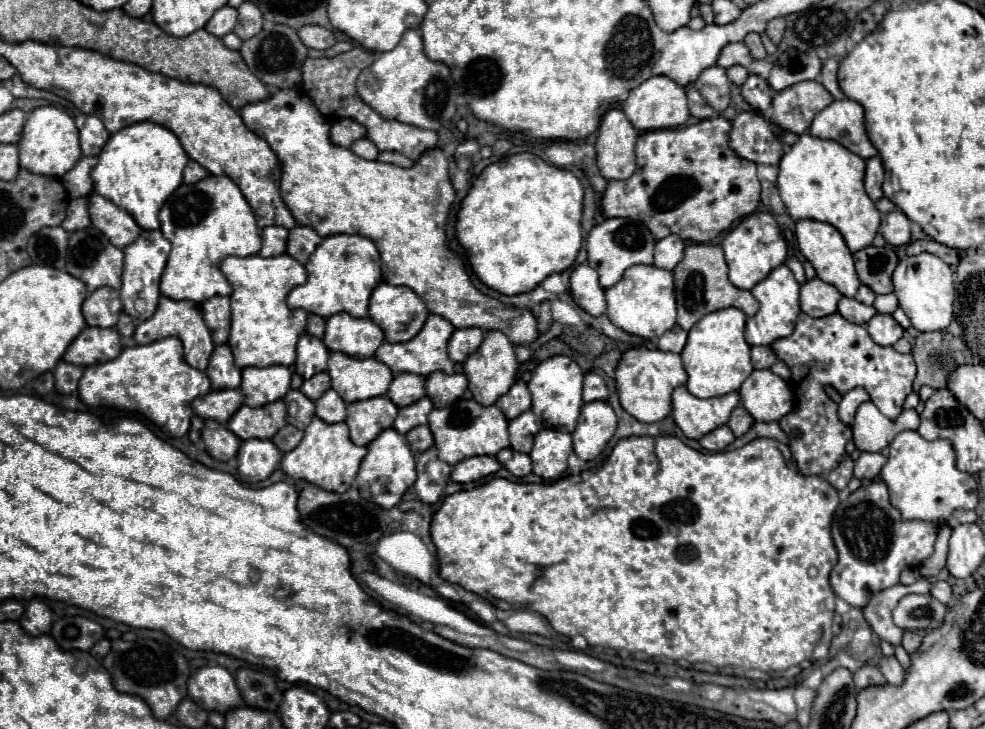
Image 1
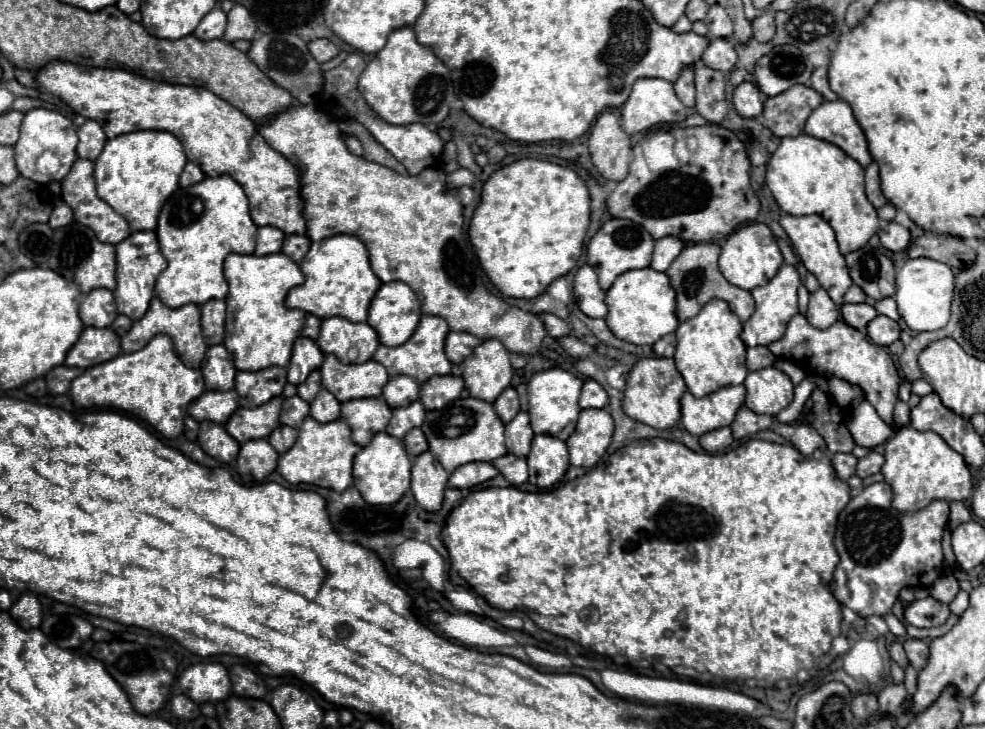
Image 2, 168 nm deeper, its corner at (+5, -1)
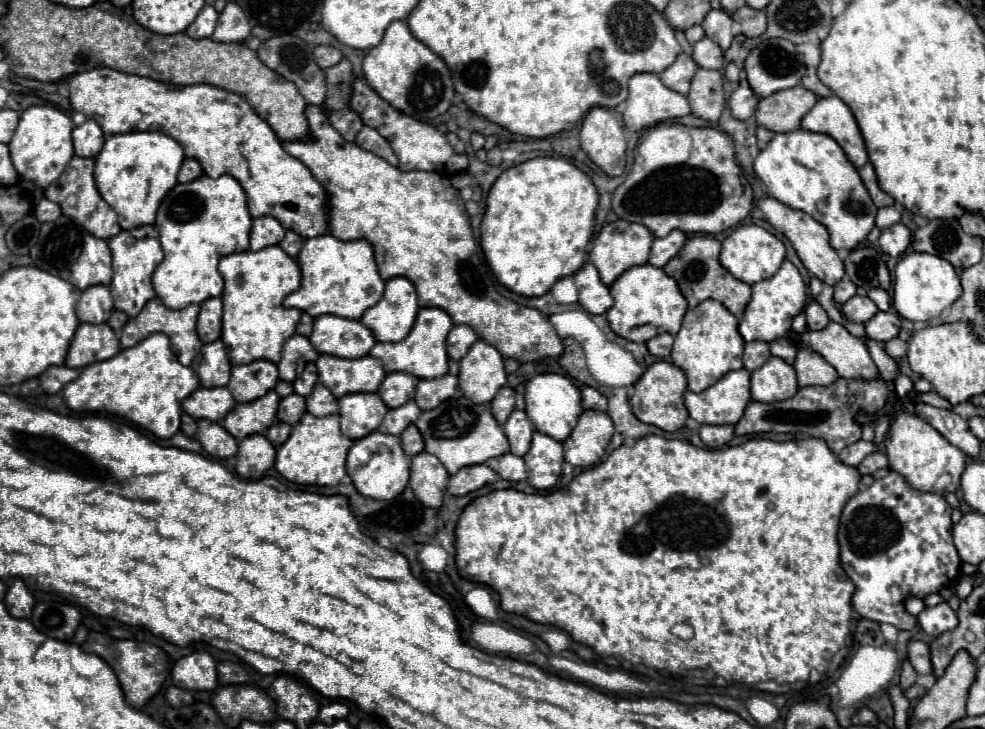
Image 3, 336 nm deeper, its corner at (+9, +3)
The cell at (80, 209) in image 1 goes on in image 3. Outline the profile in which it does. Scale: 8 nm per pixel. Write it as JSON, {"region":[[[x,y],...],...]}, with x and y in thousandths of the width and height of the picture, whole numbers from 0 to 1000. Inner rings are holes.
{"region":[[[43,270],[43,273],[39,276],[37,287],[35,287],[35,295],[39,298],[41,306],[49,306],[49,303],[57,303],[57,300],[63,295],[63,289],[61,289],[61,281],[59,281],[59,278]]]}

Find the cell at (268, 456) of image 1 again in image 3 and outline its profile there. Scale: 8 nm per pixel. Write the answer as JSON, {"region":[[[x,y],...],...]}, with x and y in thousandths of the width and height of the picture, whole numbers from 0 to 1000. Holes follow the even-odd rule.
{"region":[[[254,597],[244,605],[240,624],[240,649],[248,657],[265,657],[278,638],[280,616],[268,597]]]}

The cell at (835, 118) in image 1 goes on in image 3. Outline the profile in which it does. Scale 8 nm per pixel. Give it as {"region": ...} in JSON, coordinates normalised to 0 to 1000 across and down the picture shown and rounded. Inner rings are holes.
{"region":[[[849,130],[830,136],[830,141],[814,163],[814,177],[843,185],[857,204],[869,232],[873,232],[881,221],[871,169],[861,144]]]}

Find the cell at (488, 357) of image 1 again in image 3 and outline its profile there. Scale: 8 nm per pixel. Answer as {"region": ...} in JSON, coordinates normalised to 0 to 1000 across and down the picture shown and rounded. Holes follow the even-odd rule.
{"region":[[[485,465],[467,492],[467,534],[477,550],[497,553],[506,534],[514,528],[512,492],[506,479]]]}

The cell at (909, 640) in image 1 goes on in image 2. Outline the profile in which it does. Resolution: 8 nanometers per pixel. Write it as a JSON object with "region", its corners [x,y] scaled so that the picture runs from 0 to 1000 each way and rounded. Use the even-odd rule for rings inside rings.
{"region":[[[922,877],[920,882],[918,882],[918,890],[920,890],[920,898],[922,898],[922,904],[924,904],[924,912],[930,918],[930,920],[934,920],[938,912],[940,912],[940,907],[942,907],[942,885],[938,882],[938,879],[934,879],[934,877]]]}

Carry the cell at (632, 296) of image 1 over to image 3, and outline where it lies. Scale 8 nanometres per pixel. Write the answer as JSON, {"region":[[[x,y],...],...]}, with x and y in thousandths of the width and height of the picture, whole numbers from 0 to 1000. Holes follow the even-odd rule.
{"region":[[[656,361],[656,364],[646,364],[636,369],[619,391],[619,402],[623,407],[623,418],[617,424],[615,438],[627,462],[656,471],[658,465],[670,457],[686,460],[690,454],[696,429],[696,410],[692,407],[686,385],[678,380],[670,366]]]}

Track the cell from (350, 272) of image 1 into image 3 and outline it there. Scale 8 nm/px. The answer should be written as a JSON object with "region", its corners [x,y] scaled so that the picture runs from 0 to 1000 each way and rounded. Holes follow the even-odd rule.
{"region":[[[335,320],[309,331],[303,347],[303,364],[307,372],[305,396],[288,410],[290,421],[301,421],[317,435],[339,429],[343,435],[365,438],[368,429],[382,418],[390,402],[390,385],[384,377],[378,339],[370,328],[347,331]]]}

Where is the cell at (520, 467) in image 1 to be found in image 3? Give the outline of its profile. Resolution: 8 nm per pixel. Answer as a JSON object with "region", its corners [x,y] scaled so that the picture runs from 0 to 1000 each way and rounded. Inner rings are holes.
{"region":[[[512,621],[510,627],[504,627],[502,632],[495,632],[493,638],[497,638],[510,657],[516,660],[530,660],[534,657],[534,641],[532,641],[532,630],[520,621]]]}

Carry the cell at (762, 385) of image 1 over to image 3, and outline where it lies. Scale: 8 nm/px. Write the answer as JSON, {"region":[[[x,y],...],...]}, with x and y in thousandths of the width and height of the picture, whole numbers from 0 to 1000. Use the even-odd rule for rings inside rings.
{"region":[[[782,490],[778,501],[763,509],[761,514],[761,542],[763,550],[786,553],[806,545],[810,536],[806,503],[790,490]]]}

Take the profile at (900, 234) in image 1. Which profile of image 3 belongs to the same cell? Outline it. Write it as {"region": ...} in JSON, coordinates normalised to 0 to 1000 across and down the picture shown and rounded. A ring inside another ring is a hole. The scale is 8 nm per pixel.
{"region":[[[916,306],[899,311],[893,322],[893,342],[906,353],[914,353],[922,336],[924,336],[924,317]]]}

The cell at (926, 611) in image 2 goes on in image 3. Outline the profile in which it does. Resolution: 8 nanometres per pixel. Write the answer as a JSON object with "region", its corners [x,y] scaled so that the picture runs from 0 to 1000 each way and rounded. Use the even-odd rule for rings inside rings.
{"region":[[[960,824],[952,827],[950,833],[940,833],[930,849],[932,849],[934,860],[946,874],[950,874],[950,871],[954,871],[958,866],[964,866],[964,863],[969,863],[973,857],[973,846],[971,846],[971,841],[964,835],[964,830]]]}

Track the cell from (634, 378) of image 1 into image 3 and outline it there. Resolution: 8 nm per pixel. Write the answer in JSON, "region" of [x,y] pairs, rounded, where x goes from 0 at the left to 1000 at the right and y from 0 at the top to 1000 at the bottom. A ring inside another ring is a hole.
{"region":[[[666,495],[650,514],[650,520],[642,531],[642,545],[640,545],[642,567],[652,580],[666,583],[672,591],[686,591],[698,575],[698,564],[694,558],[694,536],[696,534],[698,534],[696,531],[696,517],[694,517],[692,506],[688,506],[680,495]]]}

